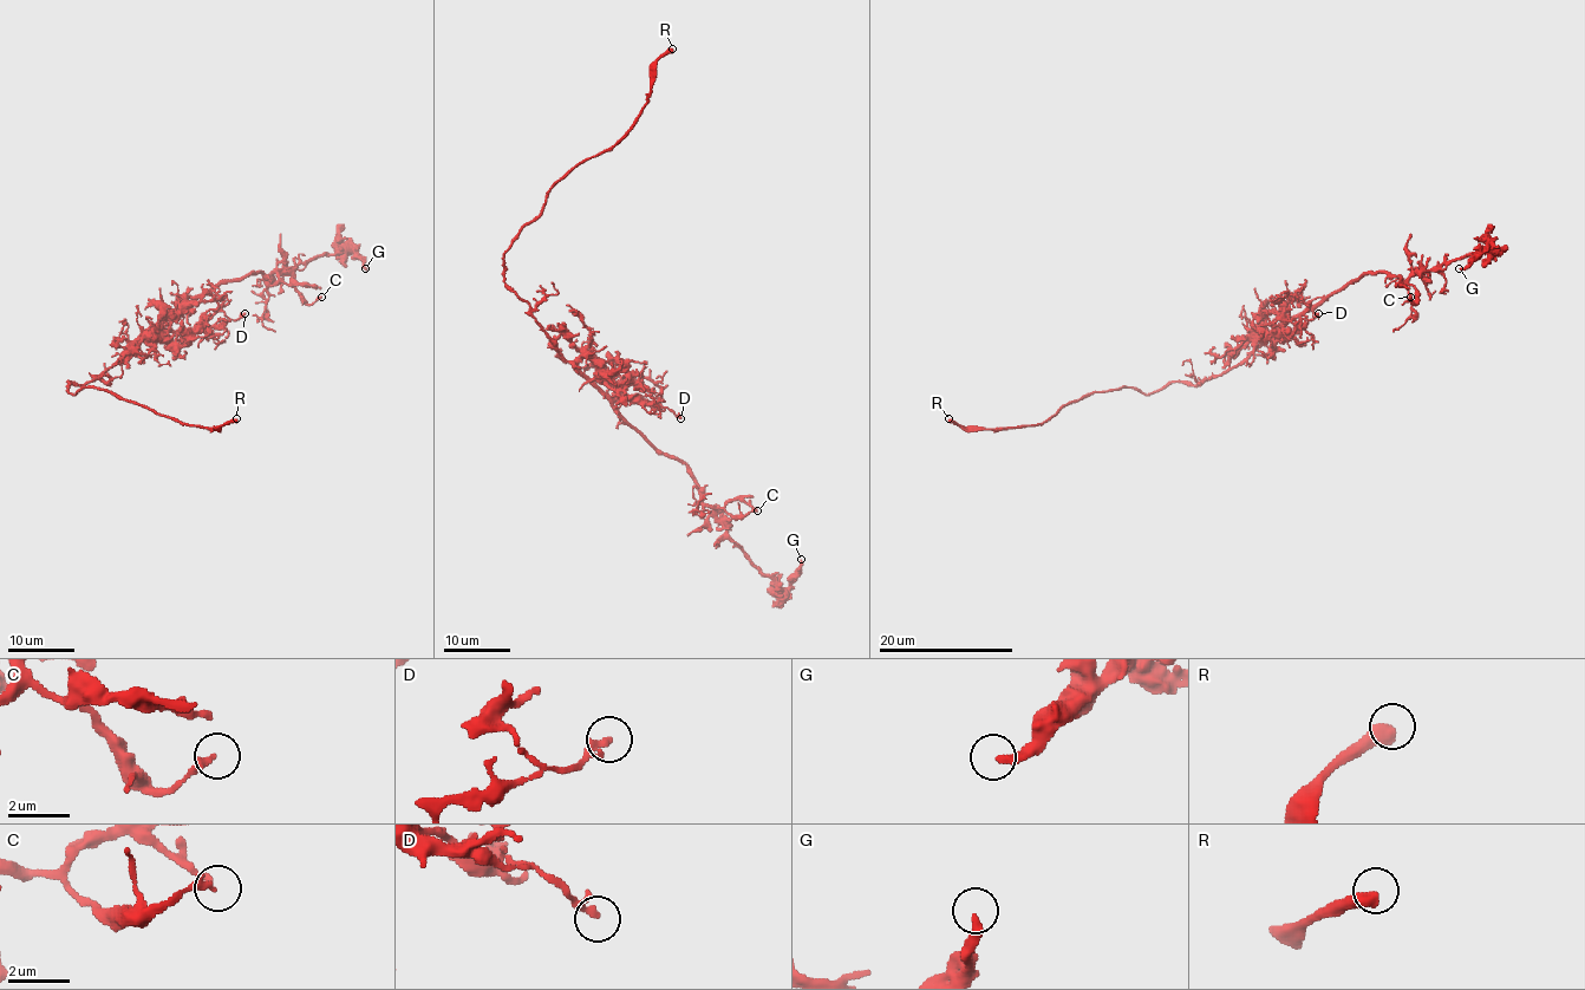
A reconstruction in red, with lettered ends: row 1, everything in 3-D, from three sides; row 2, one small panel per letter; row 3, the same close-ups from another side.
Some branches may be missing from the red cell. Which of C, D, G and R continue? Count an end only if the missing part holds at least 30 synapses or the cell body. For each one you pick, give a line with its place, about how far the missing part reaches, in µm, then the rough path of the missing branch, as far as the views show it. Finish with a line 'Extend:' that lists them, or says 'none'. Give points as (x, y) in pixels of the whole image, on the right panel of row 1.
R: (948, 418) | 5 µm
Extend: R

